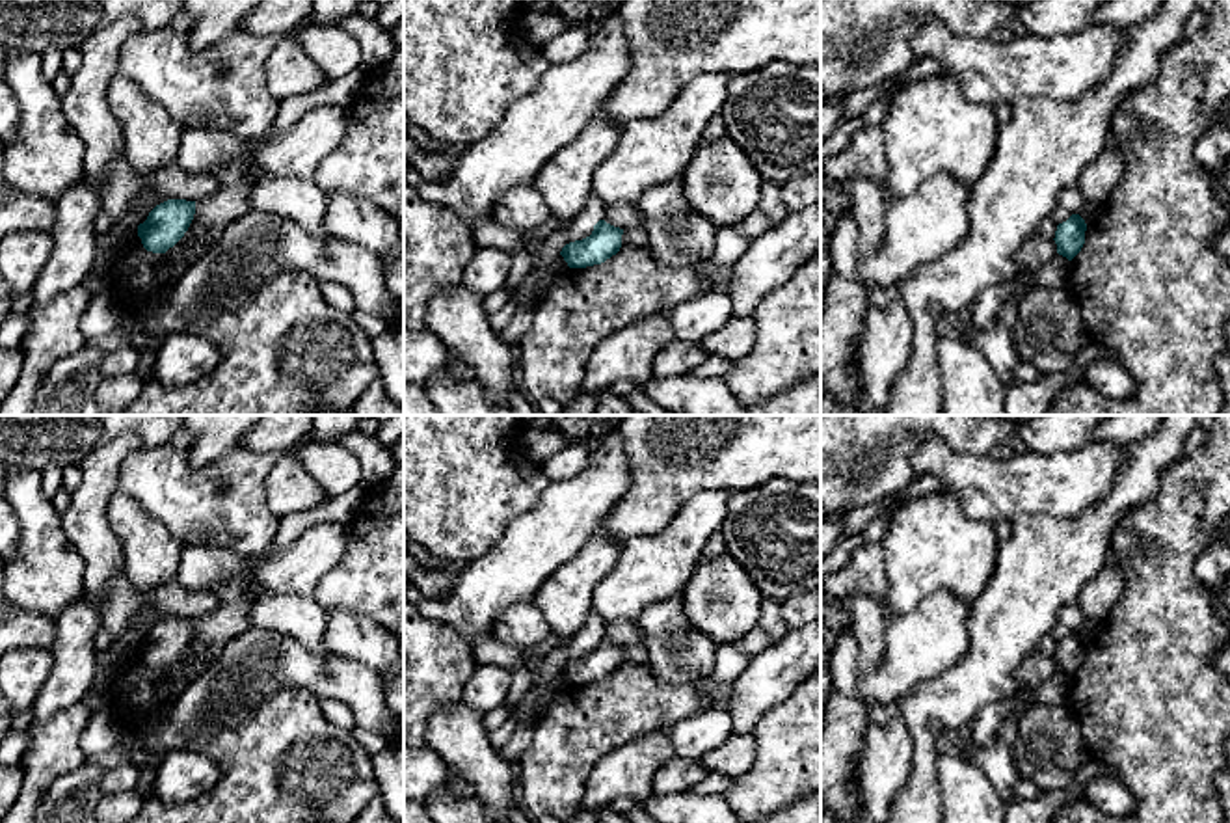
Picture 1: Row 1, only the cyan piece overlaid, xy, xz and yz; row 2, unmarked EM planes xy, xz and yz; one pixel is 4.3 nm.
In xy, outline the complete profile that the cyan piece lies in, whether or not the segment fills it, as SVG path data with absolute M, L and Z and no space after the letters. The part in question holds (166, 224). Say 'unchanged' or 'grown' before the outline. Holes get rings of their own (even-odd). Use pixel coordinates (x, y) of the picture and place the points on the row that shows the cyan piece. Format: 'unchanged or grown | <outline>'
unchanged | M167 199L156 205L138 225L138 236L147 251L166 253L188 231L195 214L195 201Z

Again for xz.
unchanged | M599 220L590 236L566 244L560 255L569 268L601 264L620 251L622 235L623 229Z

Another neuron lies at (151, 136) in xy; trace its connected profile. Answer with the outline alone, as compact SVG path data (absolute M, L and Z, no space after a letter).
M117 73L108 84L106 99L123 130L123 155L138 173L153 175L175 164L184 127L162 104Z

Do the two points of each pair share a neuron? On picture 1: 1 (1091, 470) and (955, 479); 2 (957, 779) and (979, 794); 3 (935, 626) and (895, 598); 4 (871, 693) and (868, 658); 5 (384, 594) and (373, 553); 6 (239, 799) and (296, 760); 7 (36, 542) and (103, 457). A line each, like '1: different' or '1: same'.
1: same
2: same
3: different
4: different
5: same
6: same
7: different

